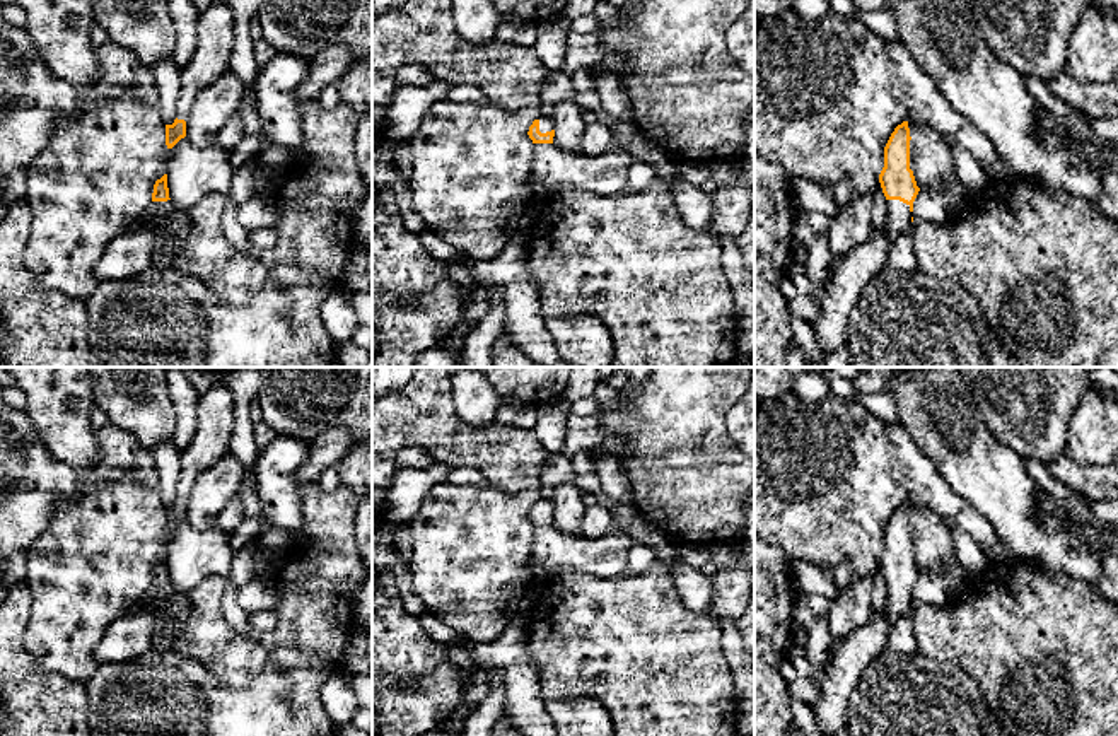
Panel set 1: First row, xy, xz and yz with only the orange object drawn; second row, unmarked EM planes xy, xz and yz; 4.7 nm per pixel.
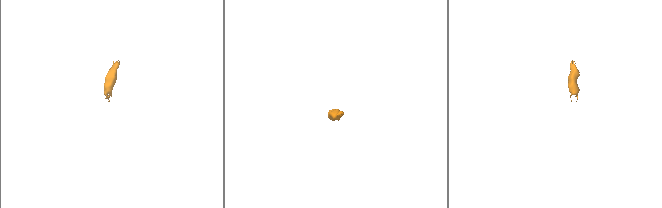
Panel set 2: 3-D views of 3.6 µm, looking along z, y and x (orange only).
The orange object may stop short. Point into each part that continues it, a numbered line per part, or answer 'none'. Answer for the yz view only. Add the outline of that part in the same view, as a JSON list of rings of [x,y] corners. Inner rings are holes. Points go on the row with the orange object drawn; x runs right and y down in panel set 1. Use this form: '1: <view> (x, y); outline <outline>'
1: yz (898, 219); outline [[[886,200],[886,224],[884,229],[888,232],[889,242],[893,244],[911,224],[910,205],[900,200]]]

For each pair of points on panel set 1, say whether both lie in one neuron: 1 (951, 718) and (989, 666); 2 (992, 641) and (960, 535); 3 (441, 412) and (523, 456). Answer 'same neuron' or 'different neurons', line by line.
1: different neurons
2: different neurons
3: same neuron

